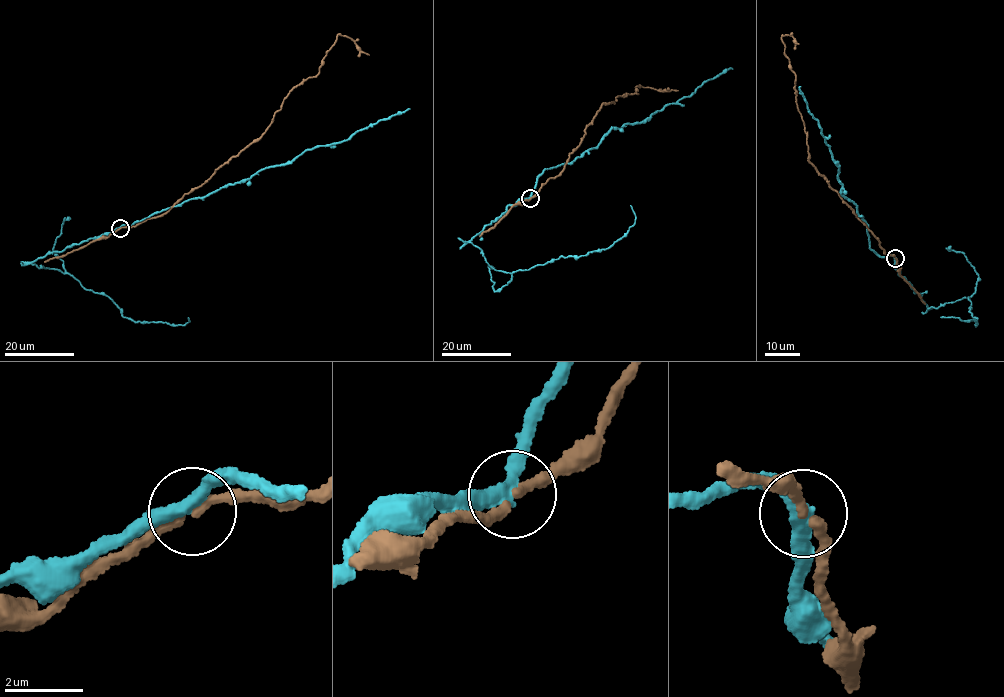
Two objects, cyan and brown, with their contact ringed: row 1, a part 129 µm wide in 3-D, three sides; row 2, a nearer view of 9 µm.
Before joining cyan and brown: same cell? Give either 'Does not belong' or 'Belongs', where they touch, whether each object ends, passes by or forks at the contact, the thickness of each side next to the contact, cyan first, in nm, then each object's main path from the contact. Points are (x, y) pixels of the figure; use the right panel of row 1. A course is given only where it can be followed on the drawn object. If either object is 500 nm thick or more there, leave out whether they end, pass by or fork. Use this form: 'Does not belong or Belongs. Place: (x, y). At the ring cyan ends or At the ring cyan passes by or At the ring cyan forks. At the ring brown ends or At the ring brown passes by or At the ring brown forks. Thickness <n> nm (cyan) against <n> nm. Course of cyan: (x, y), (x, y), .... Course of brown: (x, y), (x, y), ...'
Does not belong. Place: (895, 258). At the ring cyan passes by. At the ring brown passes by. Thickness 360 nm (cyan) against 220 nm. Course of cyan: (895, 257), (879, 256), (871, 250), (868, 227), (855, 204), (841, 195), (839, 167), (809, 111), (801, 86). Course of brown: (895, 257), (885, 253), (808, 160), (795, 76), (781, 37), (788, 34), (799, 43)

